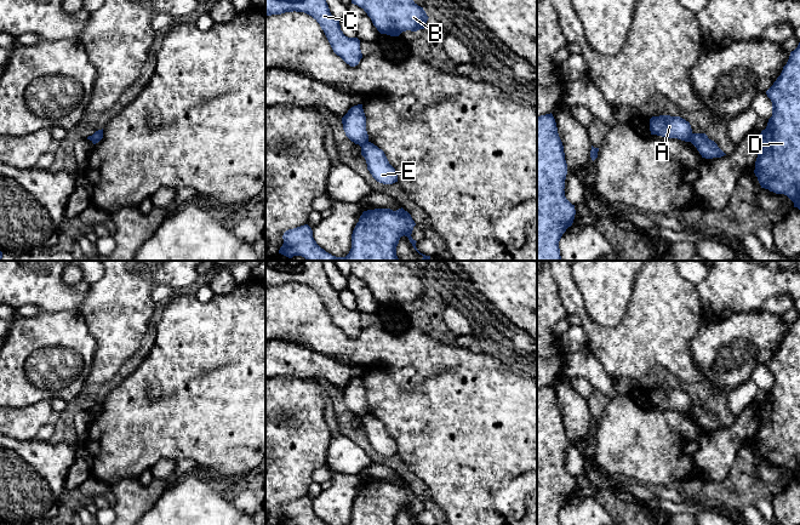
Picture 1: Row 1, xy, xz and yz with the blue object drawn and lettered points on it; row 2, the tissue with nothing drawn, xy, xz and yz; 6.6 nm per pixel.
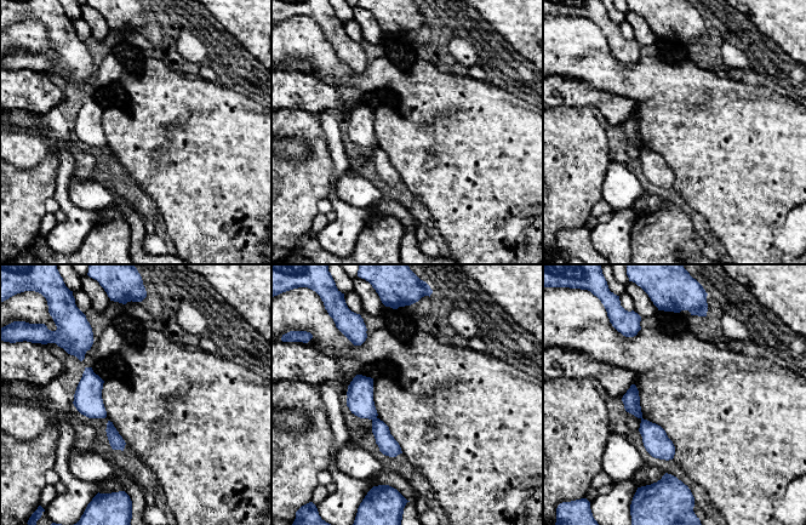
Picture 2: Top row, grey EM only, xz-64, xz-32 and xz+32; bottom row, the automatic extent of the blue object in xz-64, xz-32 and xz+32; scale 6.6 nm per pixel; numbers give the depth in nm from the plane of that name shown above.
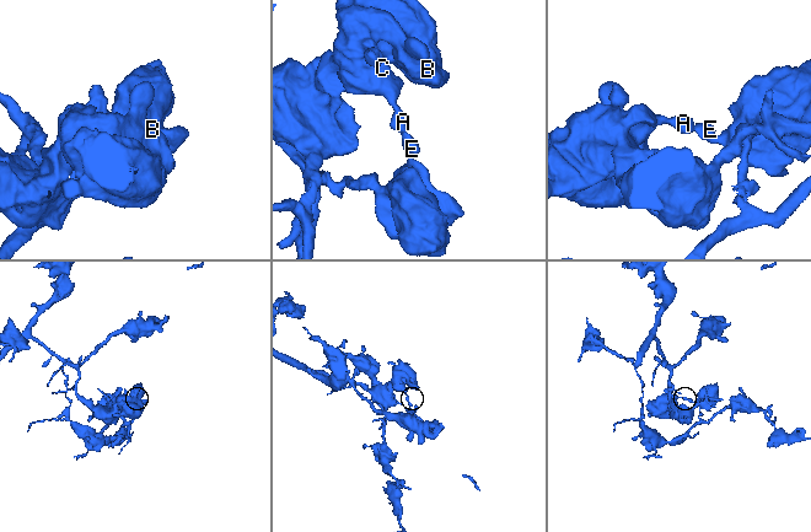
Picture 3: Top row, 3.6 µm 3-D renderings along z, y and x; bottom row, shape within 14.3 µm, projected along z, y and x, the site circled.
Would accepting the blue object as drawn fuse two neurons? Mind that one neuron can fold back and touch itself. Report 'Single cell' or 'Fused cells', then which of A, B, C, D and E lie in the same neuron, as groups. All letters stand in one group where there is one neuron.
Fused cells. Groups: A B C / D E

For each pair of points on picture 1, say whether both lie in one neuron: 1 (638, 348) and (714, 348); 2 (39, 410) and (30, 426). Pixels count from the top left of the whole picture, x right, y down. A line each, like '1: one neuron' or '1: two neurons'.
1: two neurons
2: one neuron

